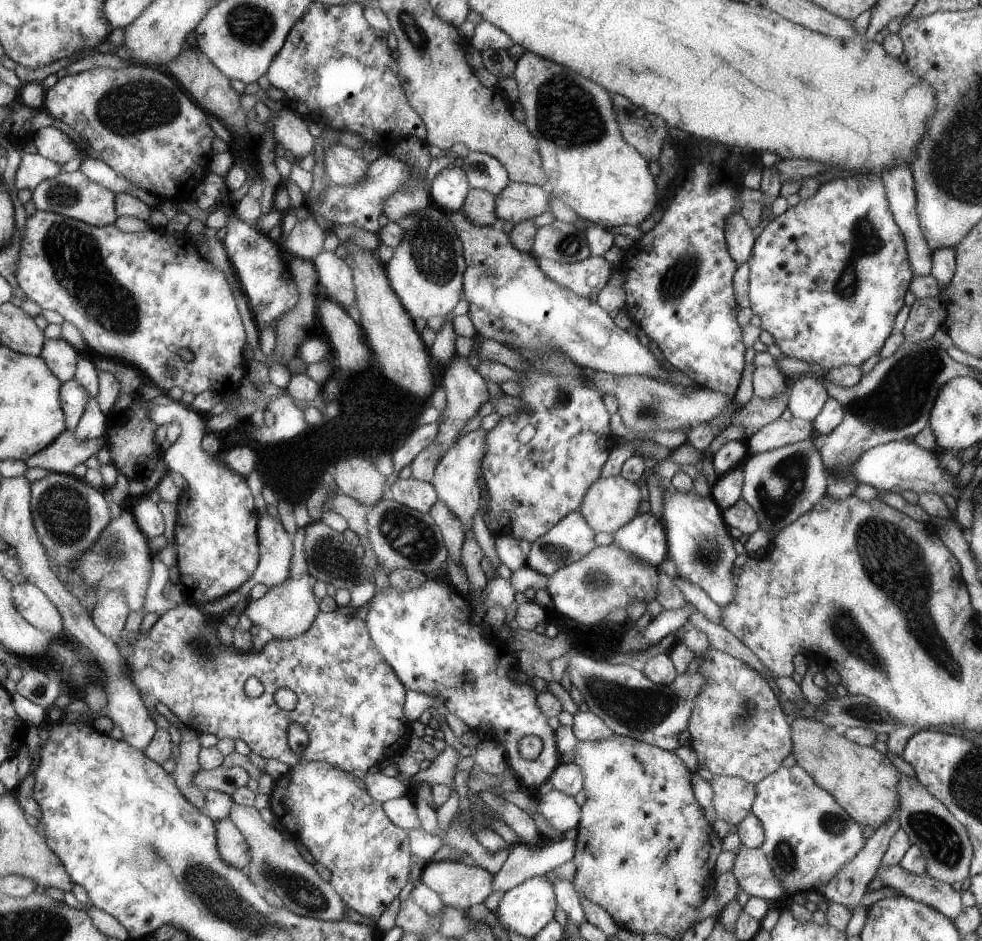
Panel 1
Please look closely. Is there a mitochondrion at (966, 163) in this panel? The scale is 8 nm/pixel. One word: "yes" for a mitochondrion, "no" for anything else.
yes

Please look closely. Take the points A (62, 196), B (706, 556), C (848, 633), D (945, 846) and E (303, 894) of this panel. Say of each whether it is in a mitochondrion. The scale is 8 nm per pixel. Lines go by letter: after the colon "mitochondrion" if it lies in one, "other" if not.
A: mitochondrion
B: mitochondrion
C: mitochondrion
D: mitochondrion
E: mitochondrion

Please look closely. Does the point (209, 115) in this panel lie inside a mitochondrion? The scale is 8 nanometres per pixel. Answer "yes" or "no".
no

